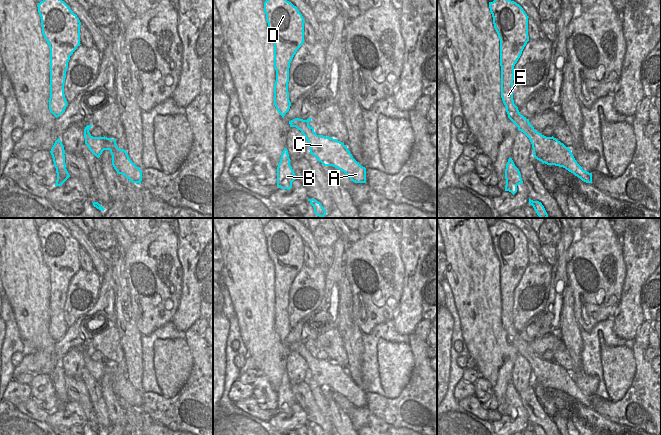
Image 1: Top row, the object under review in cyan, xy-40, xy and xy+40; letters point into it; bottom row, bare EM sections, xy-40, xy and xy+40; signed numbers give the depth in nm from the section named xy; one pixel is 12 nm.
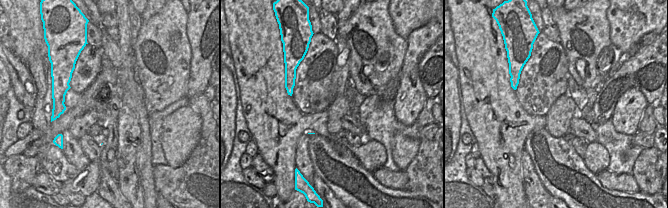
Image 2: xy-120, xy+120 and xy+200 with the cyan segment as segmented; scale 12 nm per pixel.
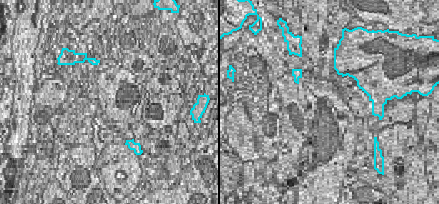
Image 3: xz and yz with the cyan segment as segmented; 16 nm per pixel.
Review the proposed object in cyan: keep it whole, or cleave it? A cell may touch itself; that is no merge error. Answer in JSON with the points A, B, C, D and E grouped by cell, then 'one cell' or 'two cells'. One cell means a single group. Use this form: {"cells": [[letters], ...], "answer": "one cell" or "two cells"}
{"cells": [["A", "B", "C", "D", "E"]], "answer": "one cell"}

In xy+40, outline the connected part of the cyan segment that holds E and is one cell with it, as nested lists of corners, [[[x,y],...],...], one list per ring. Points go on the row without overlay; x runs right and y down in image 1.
[[[496,220],[493,226],[489,226],[490,236],[493,241],[494,252],[500,263],[500,290],[501,290],[501,322],[506,331],[508,342],[523,356],[530,364],[533,372],[533,380],[543,388],[563,391],[586,407],[592,407],[592,397],[582,393],[575,384],[570,372],[556,362],[546,361],[537,356],[530,348],[529,343],[520,338],[513,324],[514,290],[520,282],[524,271],[529,265],[528,240],[523,232],[514,225],[504,221]]]

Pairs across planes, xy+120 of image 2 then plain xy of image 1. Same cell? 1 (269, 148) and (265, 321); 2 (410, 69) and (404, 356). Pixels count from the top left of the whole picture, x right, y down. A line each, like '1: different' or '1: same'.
1: same
2: different

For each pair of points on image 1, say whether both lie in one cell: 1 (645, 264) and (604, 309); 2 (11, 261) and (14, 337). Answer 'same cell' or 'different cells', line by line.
1: different cells
2: different cells

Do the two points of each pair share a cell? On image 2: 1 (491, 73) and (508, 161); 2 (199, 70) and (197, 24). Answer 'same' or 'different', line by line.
1: same
2: same

